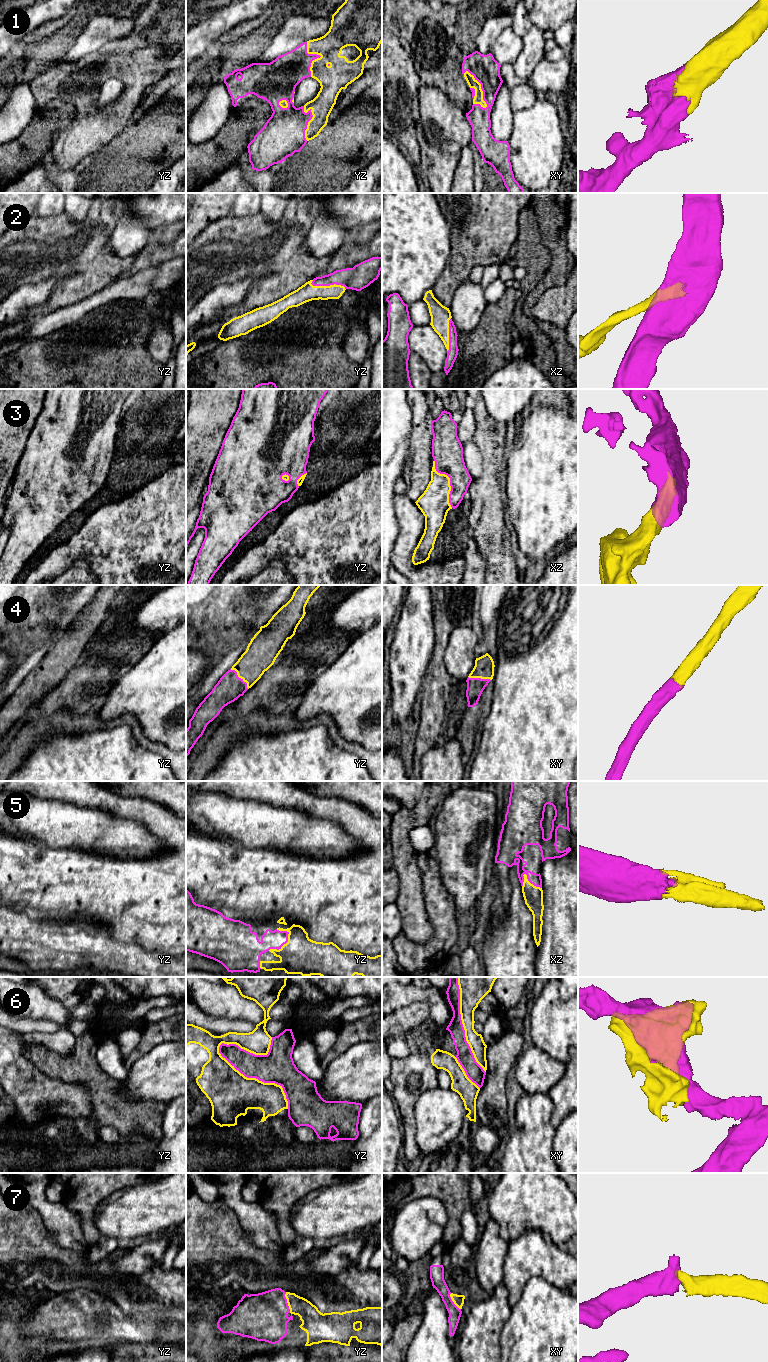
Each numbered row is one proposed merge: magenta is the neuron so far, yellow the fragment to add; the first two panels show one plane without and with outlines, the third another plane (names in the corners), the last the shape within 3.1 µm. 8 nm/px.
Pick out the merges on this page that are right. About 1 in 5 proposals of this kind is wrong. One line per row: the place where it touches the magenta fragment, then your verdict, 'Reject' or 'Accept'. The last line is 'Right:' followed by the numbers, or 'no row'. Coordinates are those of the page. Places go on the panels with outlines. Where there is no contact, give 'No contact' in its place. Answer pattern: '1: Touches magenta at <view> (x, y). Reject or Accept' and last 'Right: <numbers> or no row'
1: Touches magenta at xy (481, 88). Accept
2: Touches magenta at yz (328, 285). Accept
3: Touches magenta at xz (450, 481). Accept
4: Touches magenta at yz (240, 678). Accept
5: Touches magenta at yz (282, 945). Accept
6: Touches magenta at yz (257, 1078). Reject
7: Touches magenta at yz (287, 1303). Accept
Right: 1, 2, 3, 4, 5, 7

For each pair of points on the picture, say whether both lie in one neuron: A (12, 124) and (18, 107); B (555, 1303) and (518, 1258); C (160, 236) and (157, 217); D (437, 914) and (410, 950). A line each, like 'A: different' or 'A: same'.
A: same
B: different
C: different
D: same

